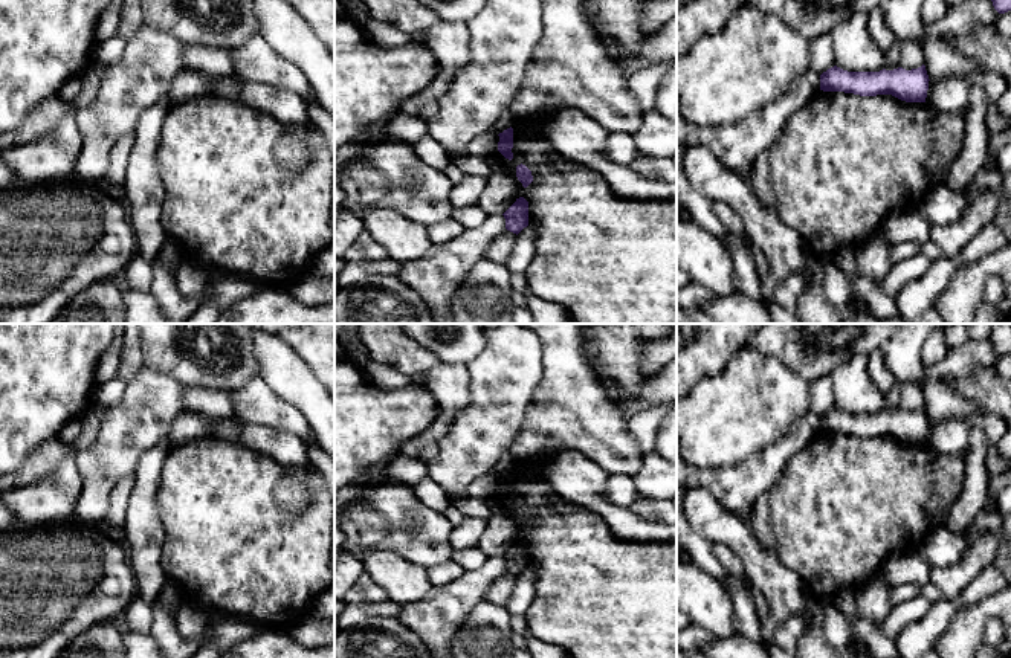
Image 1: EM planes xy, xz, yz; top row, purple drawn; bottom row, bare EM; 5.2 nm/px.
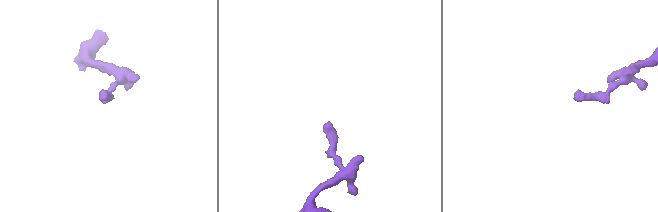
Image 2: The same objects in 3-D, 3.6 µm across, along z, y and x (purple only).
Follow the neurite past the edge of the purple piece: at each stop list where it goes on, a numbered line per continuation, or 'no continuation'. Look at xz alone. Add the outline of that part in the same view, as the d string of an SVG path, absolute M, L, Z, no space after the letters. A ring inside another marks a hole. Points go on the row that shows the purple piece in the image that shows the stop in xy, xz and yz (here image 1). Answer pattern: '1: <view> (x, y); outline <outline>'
no continuation

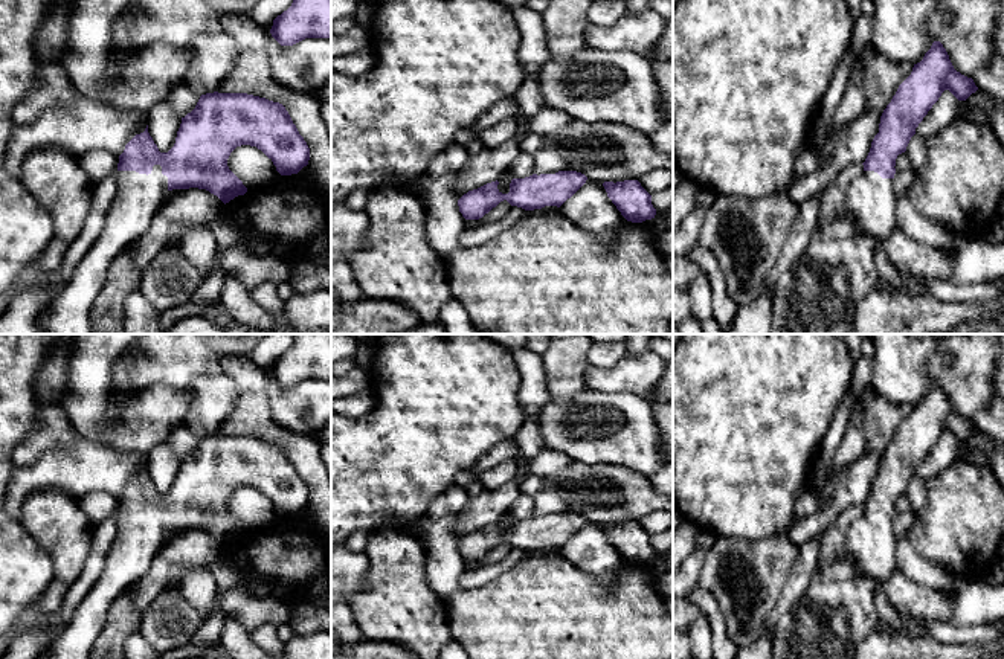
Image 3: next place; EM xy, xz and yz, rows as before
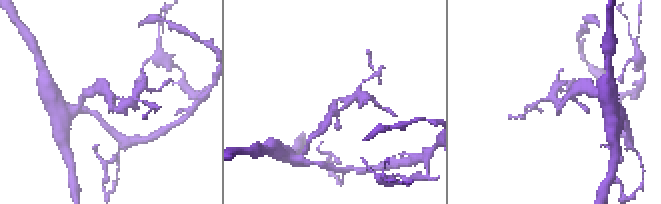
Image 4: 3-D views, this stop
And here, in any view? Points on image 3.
1: xy (138, 199); outline M154 165L148 175L136 171L116 171L114 177L117 191L107 212L101 236L78 262L72 278L50 305L40 313L38 325L44 334L90 334L90 307L107 281L113 259L146 233L168 192L168 177L162 174L160 165Z

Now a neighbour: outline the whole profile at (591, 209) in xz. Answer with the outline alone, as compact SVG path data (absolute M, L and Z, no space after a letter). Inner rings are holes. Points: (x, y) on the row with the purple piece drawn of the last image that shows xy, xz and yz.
M590 178L558 207L558 212L577 227L598 236L619 230L627 221L607 197L603 183Z

